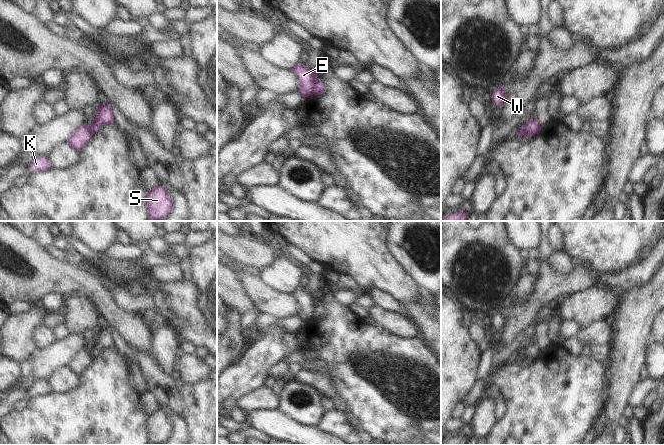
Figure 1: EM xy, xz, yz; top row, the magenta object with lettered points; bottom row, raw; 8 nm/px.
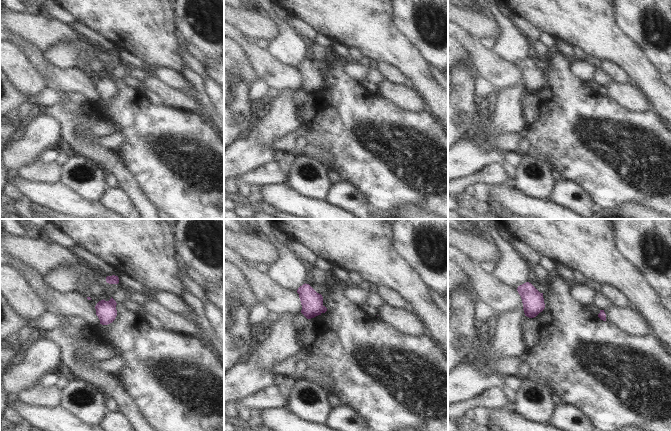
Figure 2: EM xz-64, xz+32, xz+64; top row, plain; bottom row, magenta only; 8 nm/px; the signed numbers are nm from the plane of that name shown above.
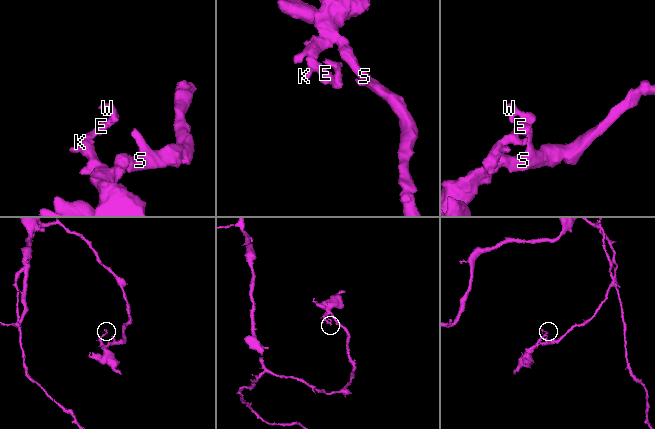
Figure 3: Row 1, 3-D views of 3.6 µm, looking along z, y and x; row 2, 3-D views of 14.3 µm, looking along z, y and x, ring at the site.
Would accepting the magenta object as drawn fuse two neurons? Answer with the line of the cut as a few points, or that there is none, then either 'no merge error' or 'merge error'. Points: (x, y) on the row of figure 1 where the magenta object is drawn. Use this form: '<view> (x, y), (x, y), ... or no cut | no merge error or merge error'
xz (317, 79), (313, 85), (312, 94) | merge error

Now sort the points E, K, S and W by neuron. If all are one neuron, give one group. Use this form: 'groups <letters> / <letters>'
groups E K S / W

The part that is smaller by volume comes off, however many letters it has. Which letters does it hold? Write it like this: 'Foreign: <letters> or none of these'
Foreign: W

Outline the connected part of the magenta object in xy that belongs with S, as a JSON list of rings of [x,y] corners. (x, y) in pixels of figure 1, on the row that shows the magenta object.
[[[155,186],[147,192],[144,198],[149,221],[160,221],[170,212],[172,203],[169,195],[162,186]]]

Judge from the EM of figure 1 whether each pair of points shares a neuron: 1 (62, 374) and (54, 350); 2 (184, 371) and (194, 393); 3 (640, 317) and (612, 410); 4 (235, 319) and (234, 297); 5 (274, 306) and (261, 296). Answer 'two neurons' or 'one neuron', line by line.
1: two neurons
2: two neurons
3: one neuron
4: two neurons
5: one neuron

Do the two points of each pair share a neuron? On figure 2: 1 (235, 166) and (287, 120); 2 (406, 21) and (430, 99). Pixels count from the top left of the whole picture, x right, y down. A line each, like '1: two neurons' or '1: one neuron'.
1: one neuron
2: two neurons

